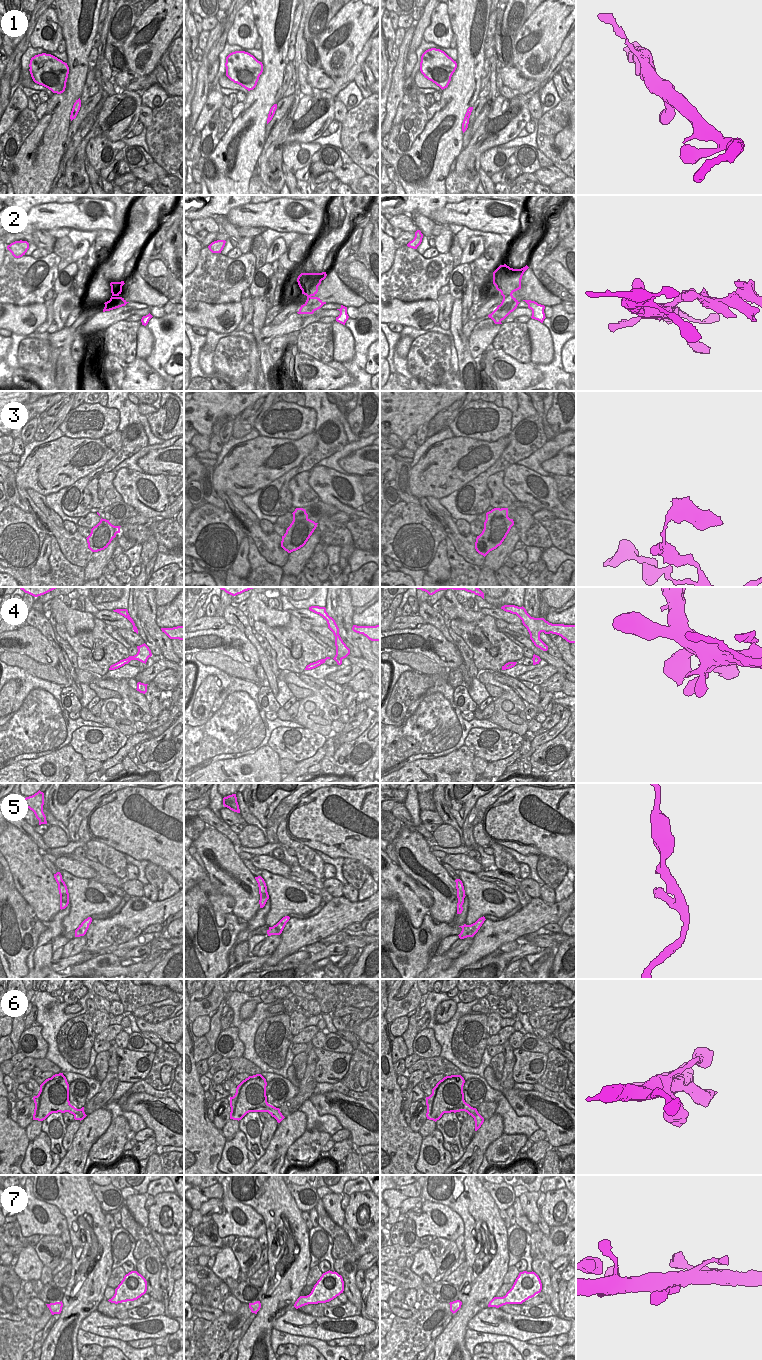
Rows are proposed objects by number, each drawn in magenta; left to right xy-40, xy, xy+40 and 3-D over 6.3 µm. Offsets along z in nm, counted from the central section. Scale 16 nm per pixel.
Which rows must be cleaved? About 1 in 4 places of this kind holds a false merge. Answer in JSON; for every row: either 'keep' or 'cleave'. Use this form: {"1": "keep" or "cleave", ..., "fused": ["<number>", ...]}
{"1": "keep", "2": "cleave", "3": "keep", "4": "keep", "5": "keep", "6": "keep", "7": "keep", "fused": ["2"]}

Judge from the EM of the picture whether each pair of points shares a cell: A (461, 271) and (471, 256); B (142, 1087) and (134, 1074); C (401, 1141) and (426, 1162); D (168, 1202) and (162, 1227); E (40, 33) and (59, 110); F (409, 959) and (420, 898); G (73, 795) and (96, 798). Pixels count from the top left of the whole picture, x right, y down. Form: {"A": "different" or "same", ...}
{"A": "different", "B": "different", "C": "different", "D": "same", "E": "different", "F": "different", "G": "different"}

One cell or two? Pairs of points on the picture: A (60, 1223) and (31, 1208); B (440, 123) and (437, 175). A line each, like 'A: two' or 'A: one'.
A: one
B: one

